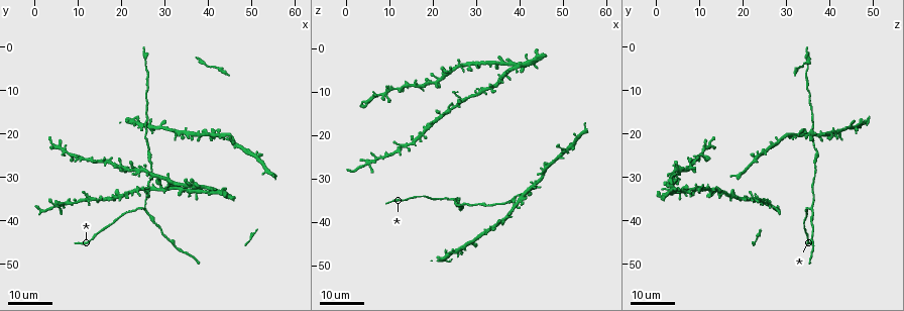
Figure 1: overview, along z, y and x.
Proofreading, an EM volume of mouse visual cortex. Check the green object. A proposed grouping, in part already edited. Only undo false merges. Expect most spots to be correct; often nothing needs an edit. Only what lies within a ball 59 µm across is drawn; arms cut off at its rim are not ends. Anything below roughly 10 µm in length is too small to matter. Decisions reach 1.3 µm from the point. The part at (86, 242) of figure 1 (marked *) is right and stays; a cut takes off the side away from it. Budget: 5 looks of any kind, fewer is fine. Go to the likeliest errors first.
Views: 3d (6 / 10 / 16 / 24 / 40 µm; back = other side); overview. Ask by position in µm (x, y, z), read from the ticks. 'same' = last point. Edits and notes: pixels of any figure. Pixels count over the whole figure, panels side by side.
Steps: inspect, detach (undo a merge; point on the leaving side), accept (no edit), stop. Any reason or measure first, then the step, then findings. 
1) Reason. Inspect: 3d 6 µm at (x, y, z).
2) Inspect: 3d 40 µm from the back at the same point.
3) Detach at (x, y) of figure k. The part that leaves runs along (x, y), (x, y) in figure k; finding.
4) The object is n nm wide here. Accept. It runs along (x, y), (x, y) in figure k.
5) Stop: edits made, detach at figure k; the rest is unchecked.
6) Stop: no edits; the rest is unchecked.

Three arms meet. Inspect: 3d 16 µm at (25.0, 37.0, 35.5).

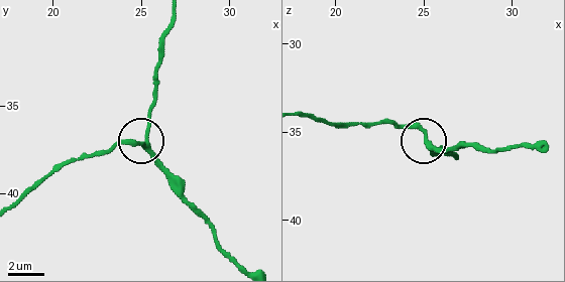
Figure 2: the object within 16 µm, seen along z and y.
Inspect: 3d 6 µm at (25.4, 37.3, 35.7).

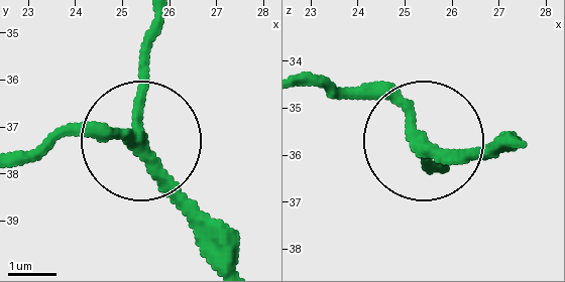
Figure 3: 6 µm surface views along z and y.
Other side. Inspect: 3d 6 µm from the back at (25.30, 37.20, 35.75).

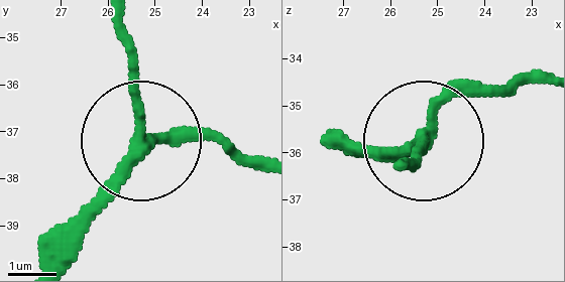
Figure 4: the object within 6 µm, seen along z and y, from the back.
The object is 240 nm wide here. Accept. It runs along (265, 173), (205, 137), (152, 137), (52, 241) in figure 4; continuous, no second neuron.

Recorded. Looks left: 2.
Sudden change in width. Inspect: 3d 24 µm at (32.5, 46.0, 36.0).

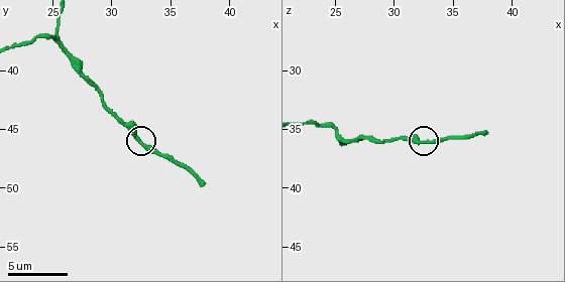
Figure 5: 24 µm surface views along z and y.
Inspect: 3d 10 µm at (32.4, 45.8, 36.2).

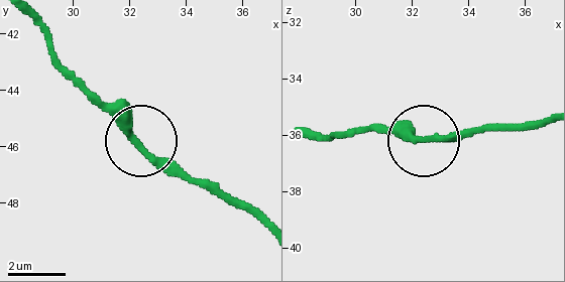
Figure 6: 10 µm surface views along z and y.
The object is 270 nm wide here. Accept. It runs along (307, 129), (358, 134), (402, 127), (430, 141), (478, 134) in figure 6; continuous, no second neuron.

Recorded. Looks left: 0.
Stop: no edits; the rest is unchecked.

